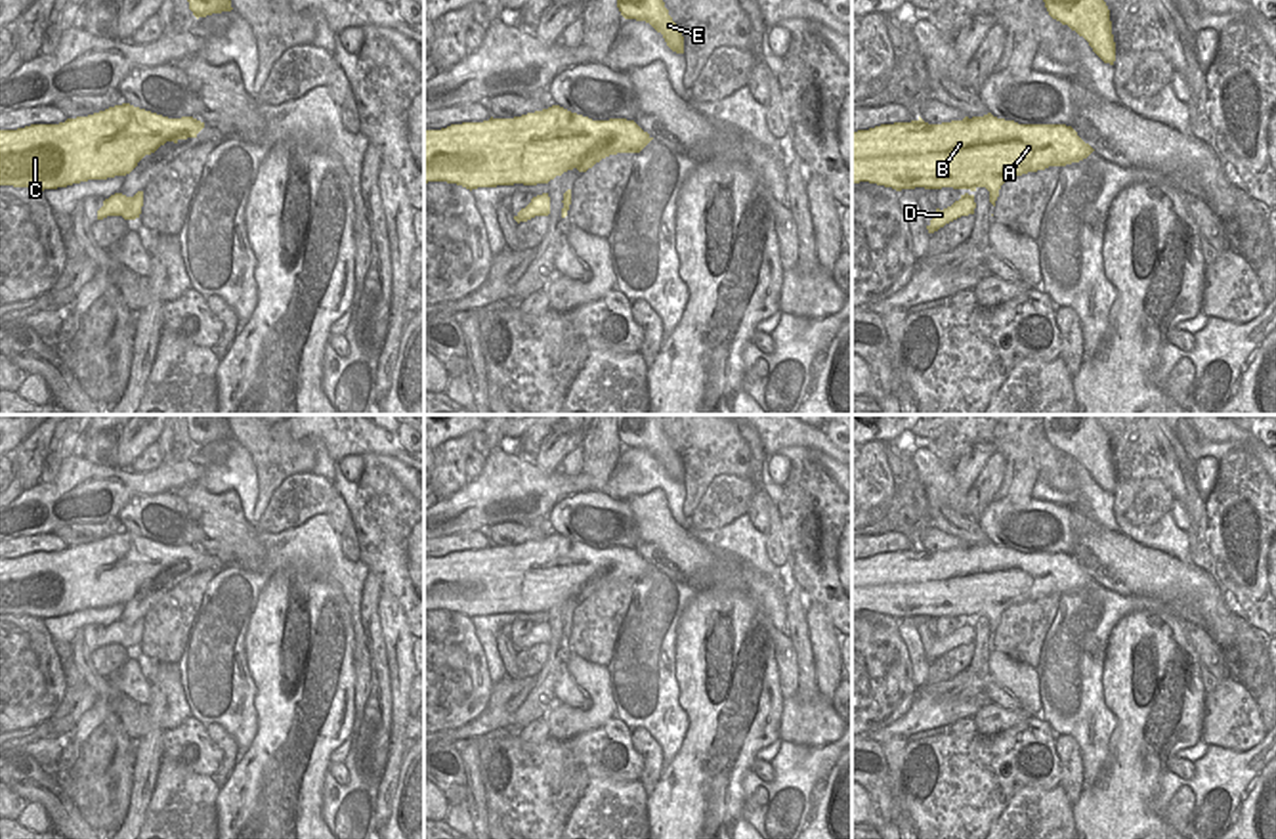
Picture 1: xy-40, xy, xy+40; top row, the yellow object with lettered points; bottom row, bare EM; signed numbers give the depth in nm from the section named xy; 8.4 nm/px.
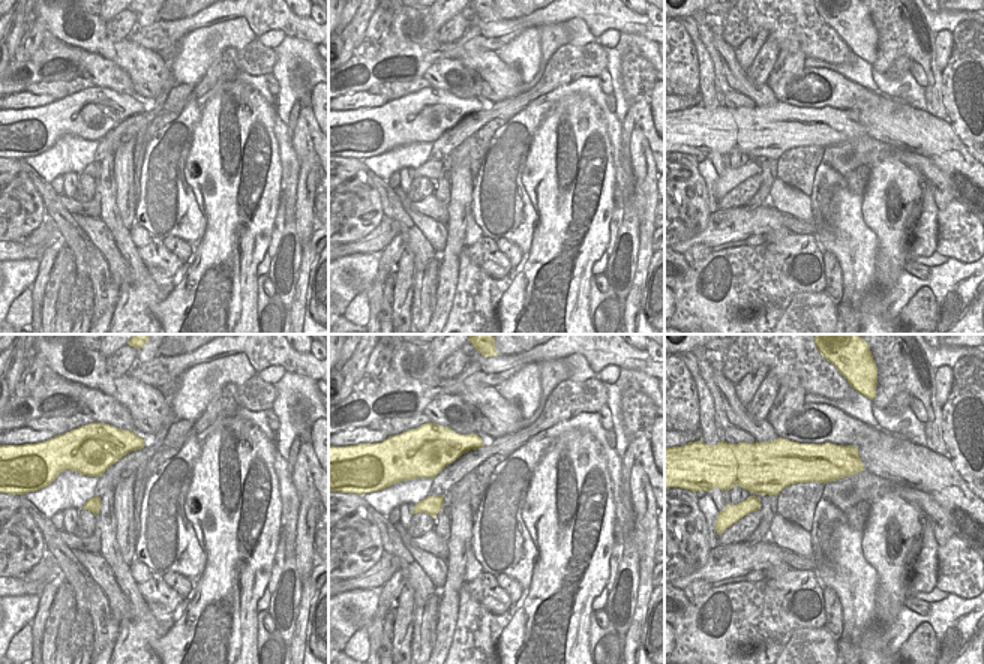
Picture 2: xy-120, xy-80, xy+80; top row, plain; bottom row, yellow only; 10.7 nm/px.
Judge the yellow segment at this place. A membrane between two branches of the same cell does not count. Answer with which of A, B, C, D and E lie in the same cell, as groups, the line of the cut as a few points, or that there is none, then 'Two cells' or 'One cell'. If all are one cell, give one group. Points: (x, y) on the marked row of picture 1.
Groups: A B C D E. No split. One cell

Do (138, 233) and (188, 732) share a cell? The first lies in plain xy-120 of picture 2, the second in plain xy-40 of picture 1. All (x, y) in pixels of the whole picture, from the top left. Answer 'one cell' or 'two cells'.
two cells

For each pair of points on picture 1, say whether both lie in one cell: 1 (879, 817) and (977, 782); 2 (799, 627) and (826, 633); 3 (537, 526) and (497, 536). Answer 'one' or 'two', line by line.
1: one
2: two
3: one

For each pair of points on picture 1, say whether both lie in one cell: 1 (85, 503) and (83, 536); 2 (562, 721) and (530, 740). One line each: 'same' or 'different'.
1: different
2: different

